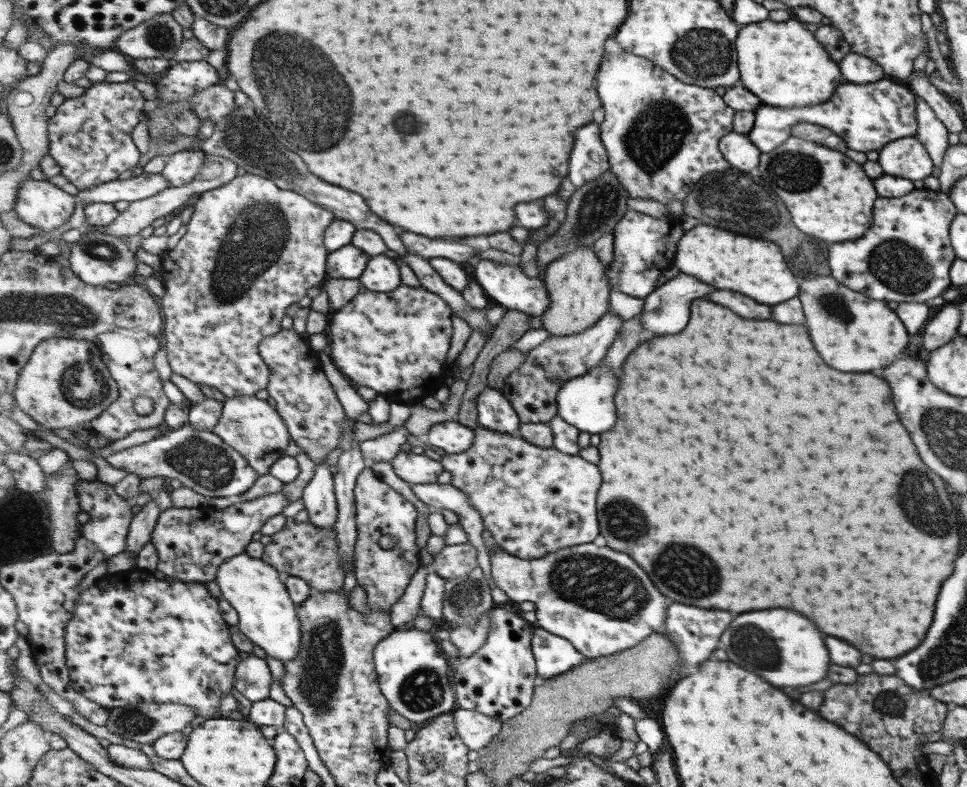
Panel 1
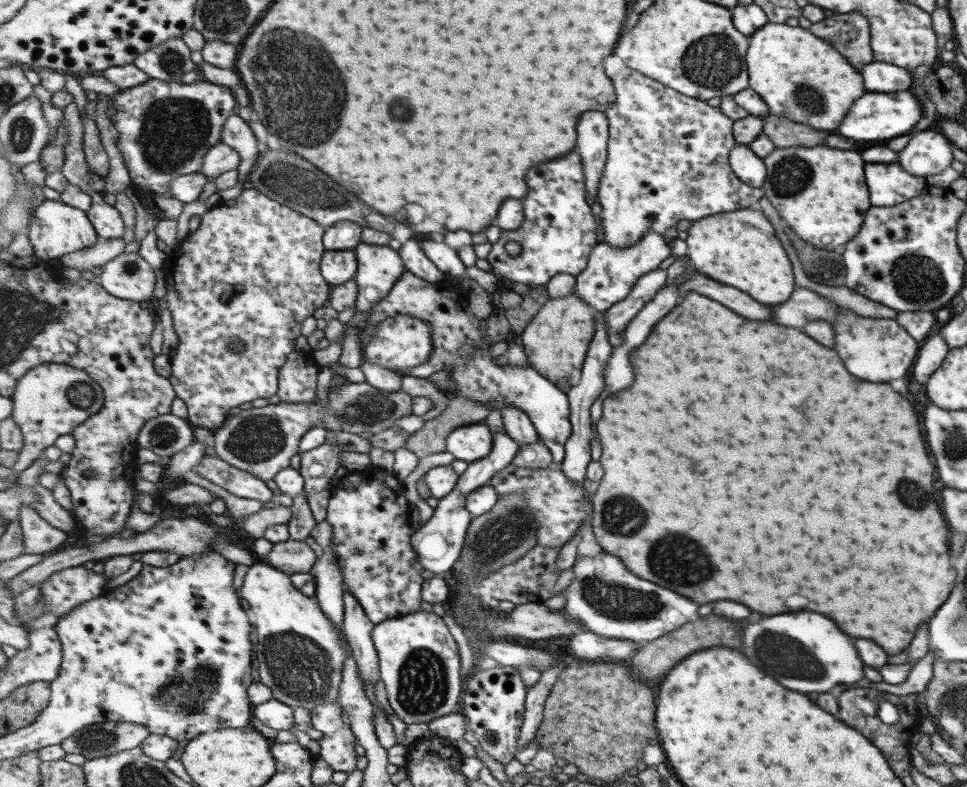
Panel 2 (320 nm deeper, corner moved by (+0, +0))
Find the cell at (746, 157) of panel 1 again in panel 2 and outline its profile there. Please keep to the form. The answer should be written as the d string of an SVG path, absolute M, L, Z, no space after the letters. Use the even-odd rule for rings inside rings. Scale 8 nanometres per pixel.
M735 145L730 154L730 162L737 177L753 188L760 188L767 180L767 168L763 159L748 145Z

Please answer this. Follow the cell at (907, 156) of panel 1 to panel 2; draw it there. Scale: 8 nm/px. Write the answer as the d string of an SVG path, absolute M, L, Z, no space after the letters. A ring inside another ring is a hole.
M927 128L899 152L897 164L913 177L932 177L950 167L951 146L941 133Z

